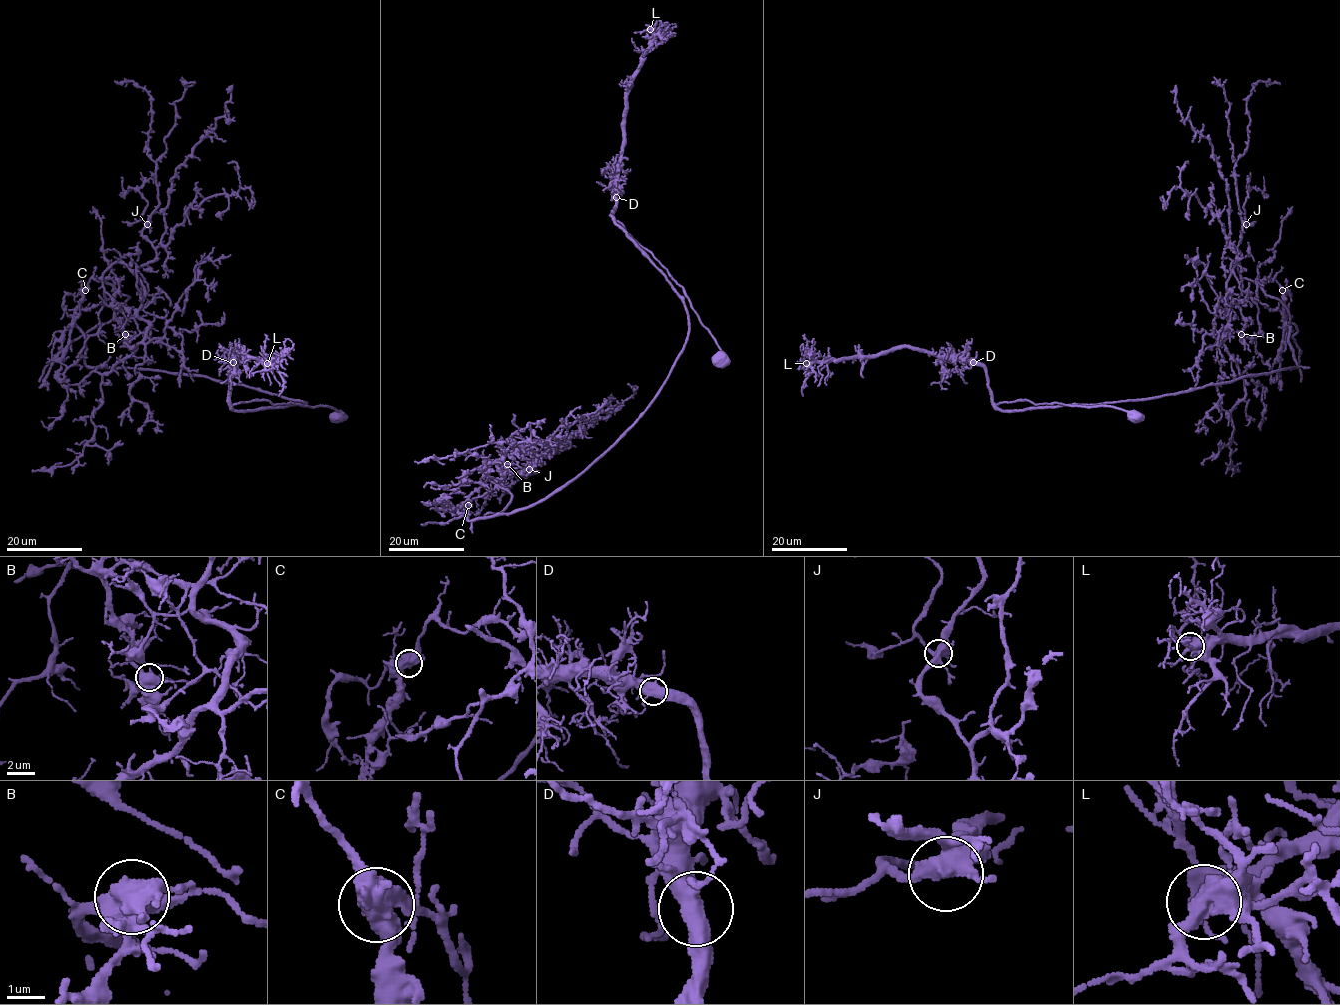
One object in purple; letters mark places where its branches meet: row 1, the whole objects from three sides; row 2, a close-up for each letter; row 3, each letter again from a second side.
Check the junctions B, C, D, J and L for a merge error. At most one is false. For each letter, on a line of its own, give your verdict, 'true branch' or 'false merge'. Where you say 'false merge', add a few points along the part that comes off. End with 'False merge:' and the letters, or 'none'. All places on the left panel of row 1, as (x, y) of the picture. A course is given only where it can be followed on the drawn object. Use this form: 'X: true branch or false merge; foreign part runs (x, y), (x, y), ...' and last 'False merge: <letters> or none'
B: true branch
C: false merge; foreign part runs (85, 290), (74, 323), (88, 366), (200, 375), (306, 404), (235, 411), (241, 346), (273, 364), (279, 395)
D: true branch
J: true branch
L: true branch
False merge: C

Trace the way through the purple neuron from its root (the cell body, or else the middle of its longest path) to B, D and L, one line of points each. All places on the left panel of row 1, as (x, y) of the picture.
B: (339, 416), (267, 400), (238, 411), (306, 403), (200, 376), (89, 367), (74, 318), (106, 293), (125, 334)
D: (339, 416), (340, 412), (329, 406), (273, 404), (267, 400), (231, 404), (230, 387), (233, 362)
L: (339, 416), (329, 406), (267, 400), (231, 404), (230, 369), (241, 346), (244, 355), (267, 363)

